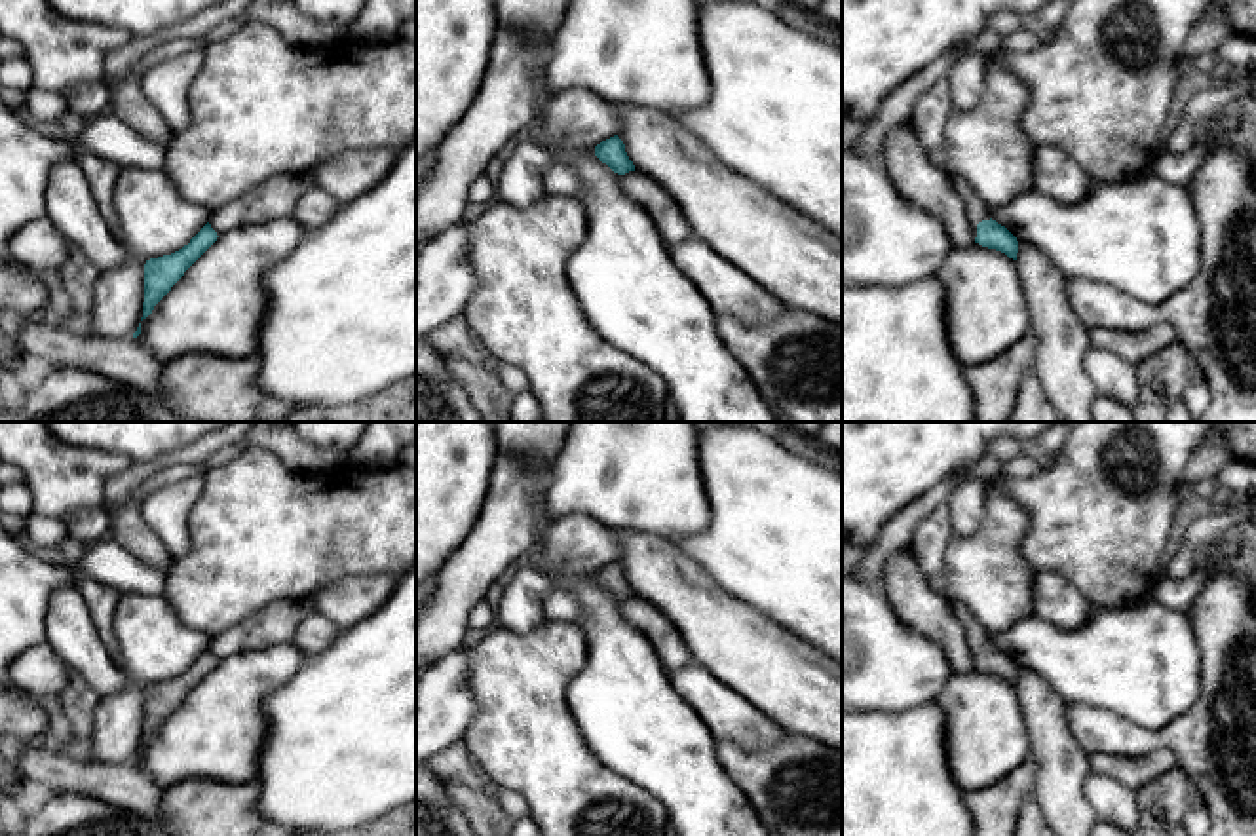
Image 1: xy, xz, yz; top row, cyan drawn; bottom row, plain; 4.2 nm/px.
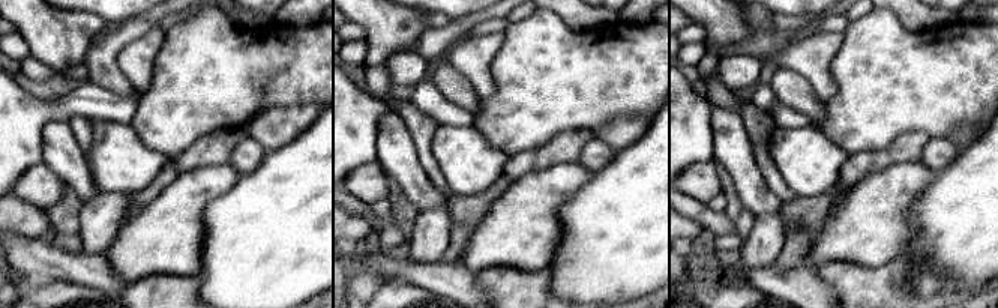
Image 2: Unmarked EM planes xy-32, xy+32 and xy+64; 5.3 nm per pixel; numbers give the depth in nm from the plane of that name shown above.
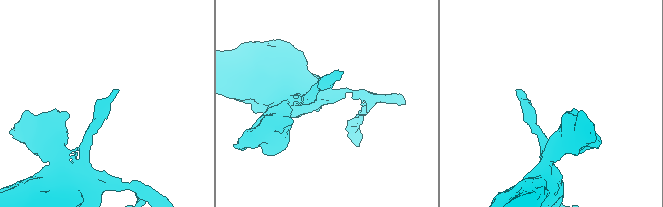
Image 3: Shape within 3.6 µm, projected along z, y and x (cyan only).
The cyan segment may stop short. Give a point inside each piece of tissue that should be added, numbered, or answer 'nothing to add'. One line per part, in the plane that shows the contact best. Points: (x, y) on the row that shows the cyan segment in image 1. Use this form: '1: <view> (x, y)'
1: yz (977, 211)

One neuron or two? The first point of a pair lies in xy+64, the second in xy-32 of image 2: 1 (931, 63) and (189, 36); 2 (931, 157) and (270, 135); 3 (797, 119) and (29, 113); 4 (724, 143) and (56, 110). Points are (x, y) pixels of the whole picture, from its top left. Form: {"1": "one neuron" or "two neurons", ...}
{"1": "one neuron", "2": "two neurons", "3": "one neuron", "4": "two neurons"}

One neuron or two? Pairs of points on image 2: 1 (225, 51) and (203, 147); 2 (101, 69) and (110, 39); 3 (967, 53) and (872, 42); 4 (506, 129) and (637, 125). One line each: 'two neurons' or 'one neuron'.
1: two neurons
2: one neuron
3: one neuron
4: two neurons

